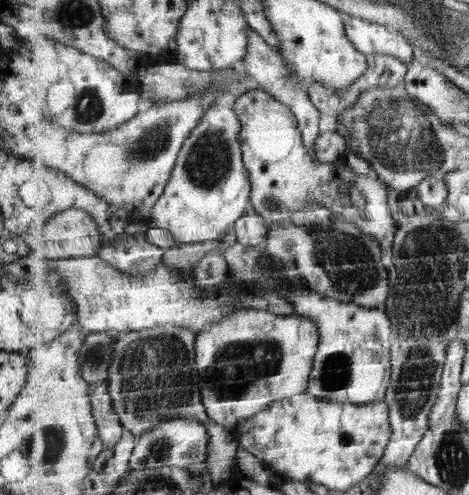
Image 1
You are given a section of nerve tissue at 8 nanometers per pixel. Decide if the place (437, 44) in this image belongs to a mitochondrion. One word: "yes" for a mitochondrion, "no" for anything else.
no

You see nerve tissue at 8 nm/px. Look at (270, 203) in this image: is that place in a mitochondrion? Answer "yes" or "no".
yes

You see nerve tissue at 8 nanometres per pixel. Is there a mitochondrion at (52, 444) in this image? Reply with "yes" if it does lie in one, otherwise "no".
yes

